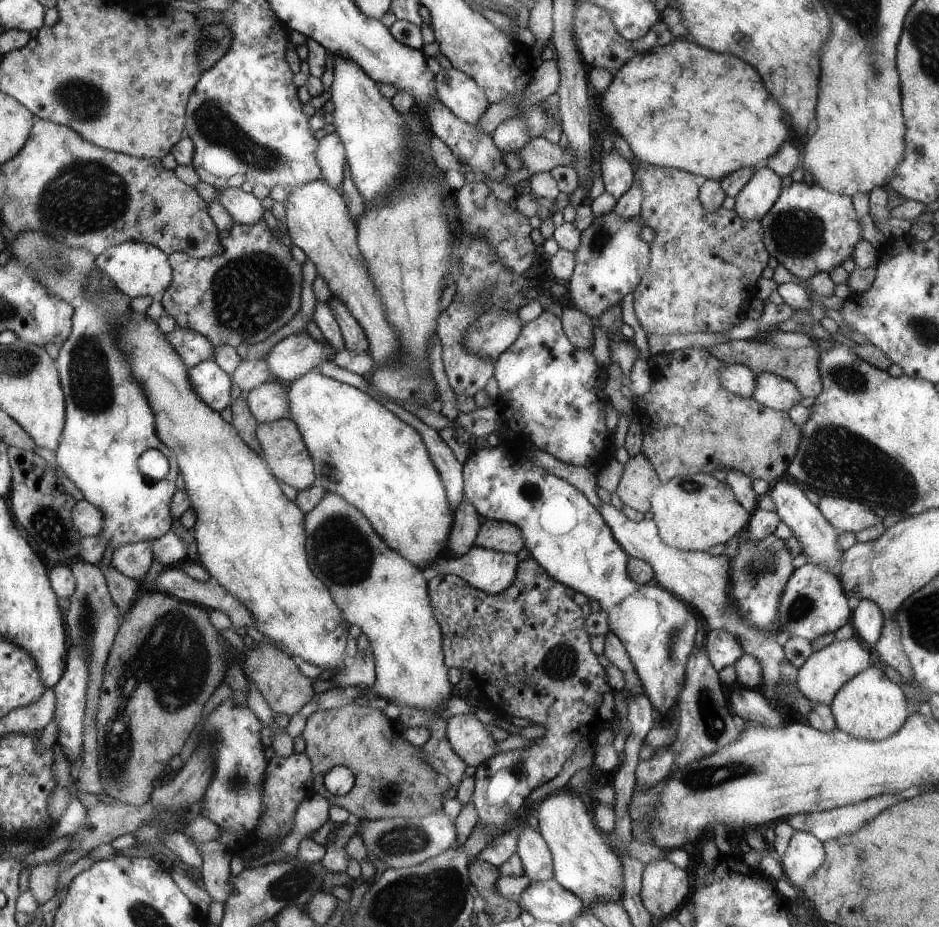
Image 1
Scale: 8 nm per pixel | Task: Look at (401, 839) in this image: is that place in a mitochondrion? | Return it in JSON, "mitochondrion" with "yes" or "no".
{"mitochondrion":"yes"}

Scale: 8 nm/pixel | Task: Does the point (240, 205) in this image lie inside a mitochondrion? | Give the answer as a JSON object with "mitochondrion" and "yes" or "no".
{"mitochondrion":"no"}

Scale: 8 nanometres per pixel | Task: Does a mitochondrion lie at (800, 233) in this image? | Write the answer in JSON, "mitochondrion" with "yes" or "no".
{"mitochondrion":"yes"}

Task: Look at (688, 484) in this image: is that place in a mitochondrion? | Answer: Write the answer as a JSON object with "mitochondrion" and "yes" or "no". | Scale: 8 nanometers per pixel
{"mitochondrion":"yes"}

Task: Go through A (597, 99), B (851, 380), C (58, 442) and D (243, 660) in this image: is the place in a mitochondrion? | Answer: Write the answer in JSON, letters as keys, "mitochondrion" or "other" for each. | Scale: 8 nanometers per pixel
{"A":"other","B":"mitochondrion","C":"other","D":"other"}

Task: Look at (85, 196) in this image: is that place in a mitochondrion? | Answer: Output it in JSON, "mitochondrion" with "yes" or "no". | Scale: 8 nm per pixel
{"mitochondrion":"yes"}

